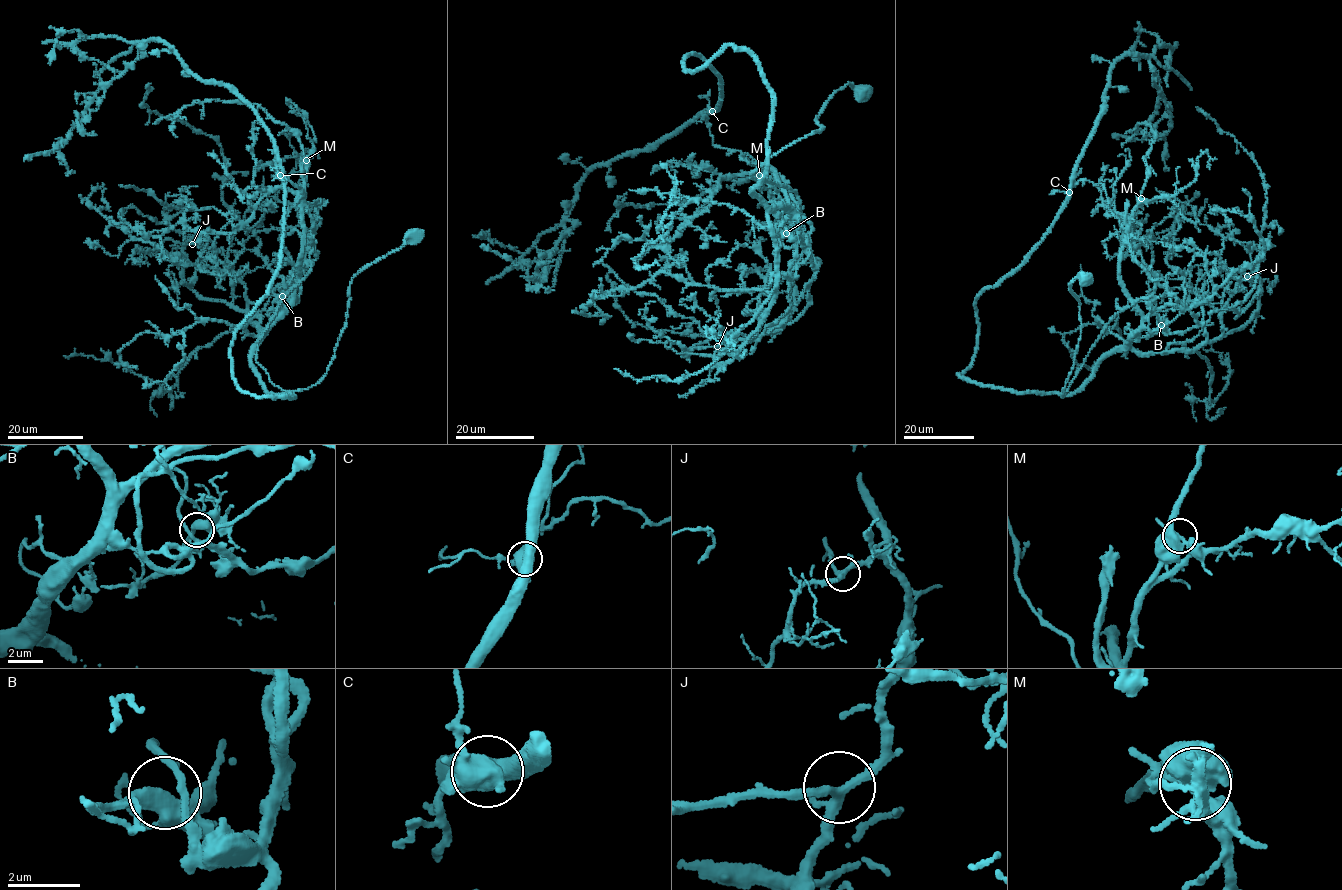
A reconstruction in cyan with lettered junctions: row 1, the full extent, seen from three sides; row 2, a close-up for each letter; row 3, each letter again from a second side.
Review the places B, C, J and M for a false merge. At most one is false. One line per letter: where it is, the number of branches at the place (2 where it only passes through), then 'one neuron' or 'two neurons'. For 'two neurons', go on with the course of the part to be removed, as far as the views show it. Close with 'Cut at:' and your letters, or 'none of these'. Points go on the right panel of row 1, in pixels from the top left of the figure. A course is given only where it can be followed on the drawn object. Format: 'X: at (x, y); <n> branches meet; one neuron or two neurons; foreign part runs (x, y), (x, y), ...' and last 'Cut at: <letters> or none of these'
B: at (1161, 325); 4 branches meet; one neuron
C: at (1069, 192); 5 branches meet; two neurons; foreign part runs (1069, 192), (1103, 184), (1134, 260), (1203, 326), (1244, 302), (1263, 178), (1197, 107)
J: at (1247, 276); 4 branches meet; one neuron
M: at (1141, 198); 4 branches meet; one neuron
Cut at: C

